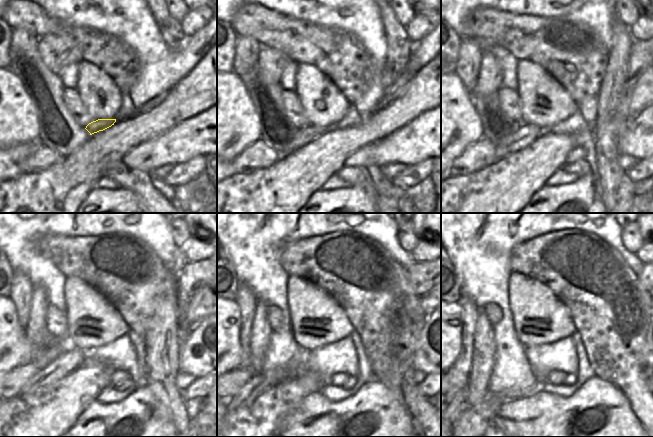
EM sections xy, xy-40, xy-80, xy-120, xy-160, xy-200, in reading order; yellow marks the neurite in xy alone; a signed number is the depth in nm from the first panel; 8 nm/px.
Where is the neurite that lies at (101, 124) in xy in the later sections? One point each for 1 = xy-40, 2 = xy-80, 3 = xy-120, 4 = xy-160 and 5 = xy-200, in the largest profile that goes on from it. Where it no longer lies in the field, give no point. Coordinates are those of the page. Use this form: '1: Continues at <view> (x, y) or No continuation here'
1: Continues at xy-40 (305, 135)
2: Continues at xy-80 (525, 134)
3: Continues at xy-120 (73, 359)
4: Continues at xy-160 (258, 384)
5: Continues at xy-200 (461, 406)

